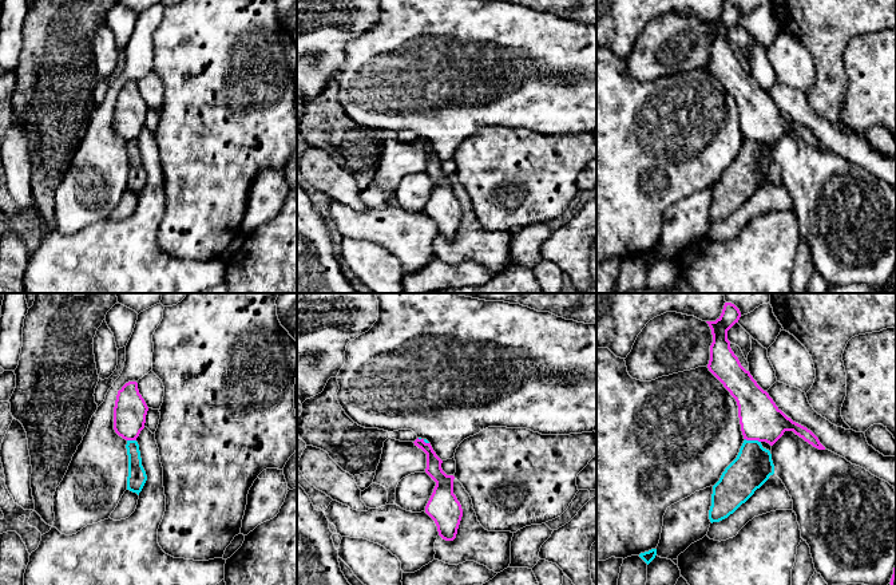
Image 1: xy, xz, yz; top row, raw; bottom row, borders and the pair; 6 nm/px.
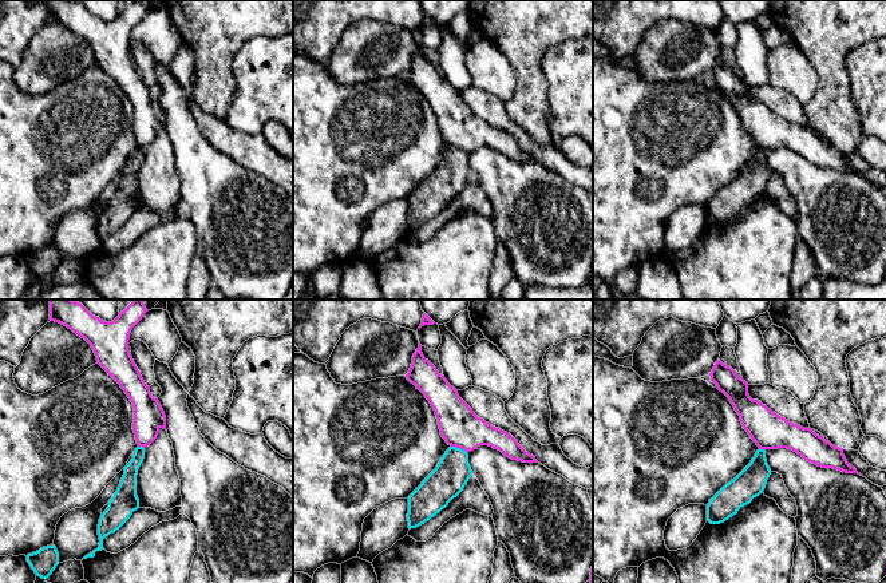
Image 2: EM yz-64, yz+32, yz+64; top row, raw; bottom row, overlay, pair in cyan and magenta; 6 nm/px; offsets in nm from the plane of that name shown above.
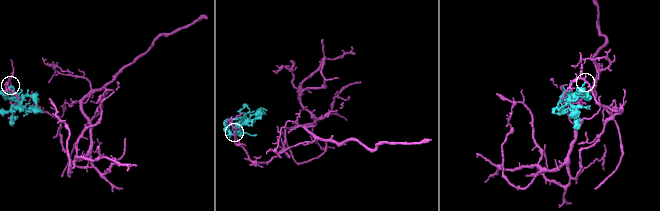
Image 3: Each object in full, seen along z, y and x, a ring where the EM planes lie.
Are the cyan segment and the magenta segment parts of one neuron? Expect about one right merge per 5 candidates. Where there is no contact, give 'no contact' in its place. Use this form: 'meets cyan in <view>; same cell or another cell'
meets cyan in yz; another cell

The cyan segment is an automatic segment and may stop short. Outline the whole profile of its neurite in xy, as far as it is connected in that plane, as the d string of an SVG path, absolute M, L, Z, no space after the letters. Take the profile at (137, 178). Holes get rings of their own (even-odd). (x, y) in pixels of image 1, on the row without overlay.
M127 141L126 149L128 155L127 190L139 195L147 181L146 171L142 166L139 145L136 141Z

